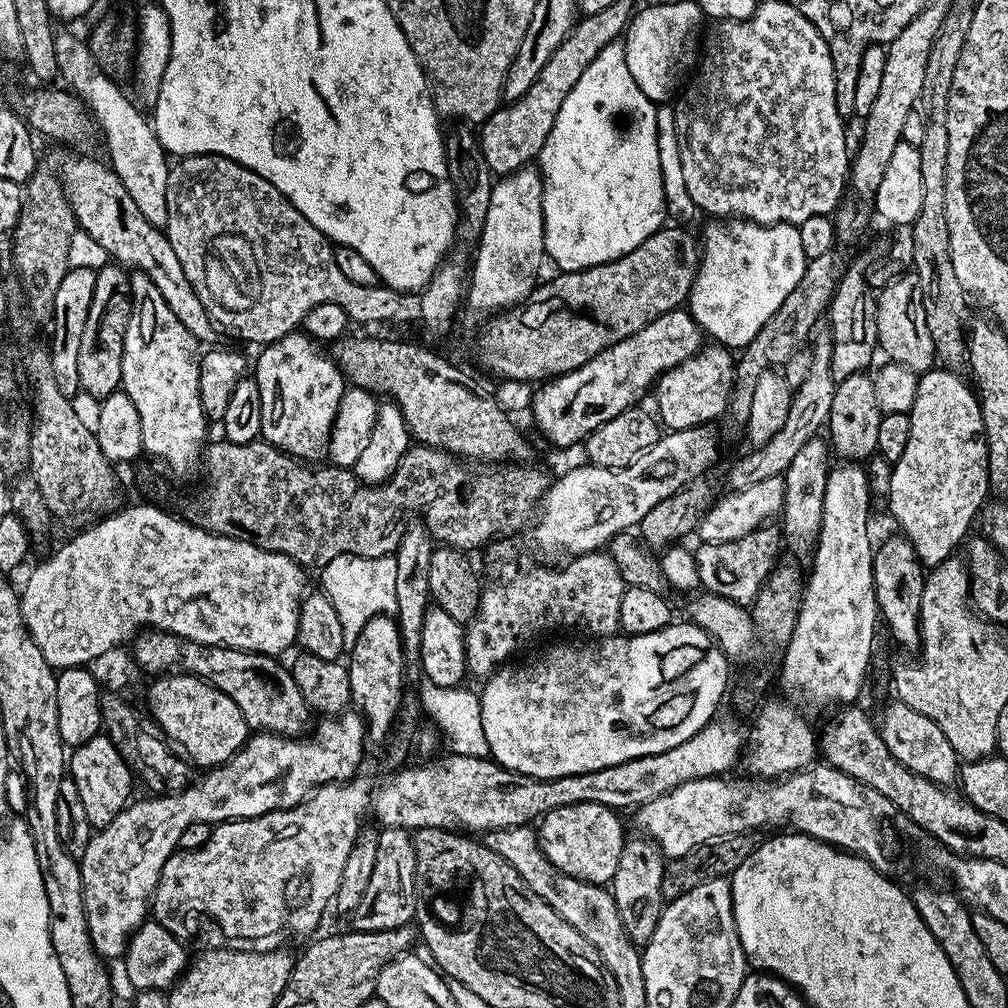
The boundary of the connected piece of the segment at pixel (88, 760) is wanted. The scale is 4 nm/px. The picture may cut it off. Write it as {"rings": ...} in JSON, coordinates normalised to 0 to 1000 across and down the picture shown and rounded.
{"rings":[[[105,728],[94,730],[84,738],[72,741],[65,754],[65,762],[73,780],[77,780],[77,788],[81,792],[85,812],[89,812],[92,822],[98,823],[113,815],[115,809],[127,801],[132,793],[131,763],[124,758],[118,742]]]}

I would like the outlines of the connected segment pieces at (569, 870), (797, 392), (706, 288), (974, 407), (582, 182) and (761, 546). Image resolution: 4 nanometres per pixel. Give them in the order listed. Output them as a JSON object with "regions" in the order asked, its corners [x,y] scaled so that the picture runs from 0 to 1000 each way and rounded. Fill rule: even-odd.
{"regions":[[[[589,796],[546,804],[534,817],[536,842],[561,868],[584,877],[602,878],[609,871],[609,863],[613,863],[613,851],[617,851],[621,832],[619,821],[611,810],[614,809],[608,803]]],[[[811,323],[804,331],[803,338],[806,348],[806,362],[804,370],[795,383],[787,388],[787,393],[782,407],[782,415],[780,415],[776,425],[772,431],[768,431],[764,435],[764,438],[749,446],[743,447],[743,452],[738,452],[726,464],[722,476],[727,485],[736,485],[747,482],[750,478],[765,472],[777,469],[779,464],[784,462],[784,458],[788,458],[788,450],[792,450],[792,446],[796,446],[796,442],[800,442],[800,438],[804,438],[813,428],[820,422],[824,400],[827,399],[827,391],[829,390],[830,374],[825,367],[827,333],[824,324]]],[[[733,216],[721,220],[702,220],[696,234],[696,253],[687,281],[682,305],[699,330],[707,333],[711,342],[723,347],[737,347],[756,323],[764,318],[797,274],[800,257],[796,248],[794,227],[788,222],[748,222]]],[[[932,364],[912,374],[903,410],[903,438],[899,438],[895,454],[884,461],[879,476],[881,504],[918,562],[934,560],[947,549],[944,547],[959,530],[968,507],[982,492],[980,439],[972,397],[944,370],[947,368]]],[[[615,42],[602,44],[581,65],[577,77],[569,81],[569,89],[562,93],[550,129],[546,129],[546,137],[542,137],[534,156],[534,170],[540,176],[540,249],[556,270],[575,270],[617,256],[660,225],[651,108],[648,99],[641,97],[633,81],[629,81]]],[[[766,523],[750,524],[735,536],[718,541],[695,539],[688,548],[694,567],[694,583],[699,588],[718,591],[729,599],[745,601],[772,560],[770,555],[774,552],[774,540],[776,544],[776,528],[773,523]]]]}

